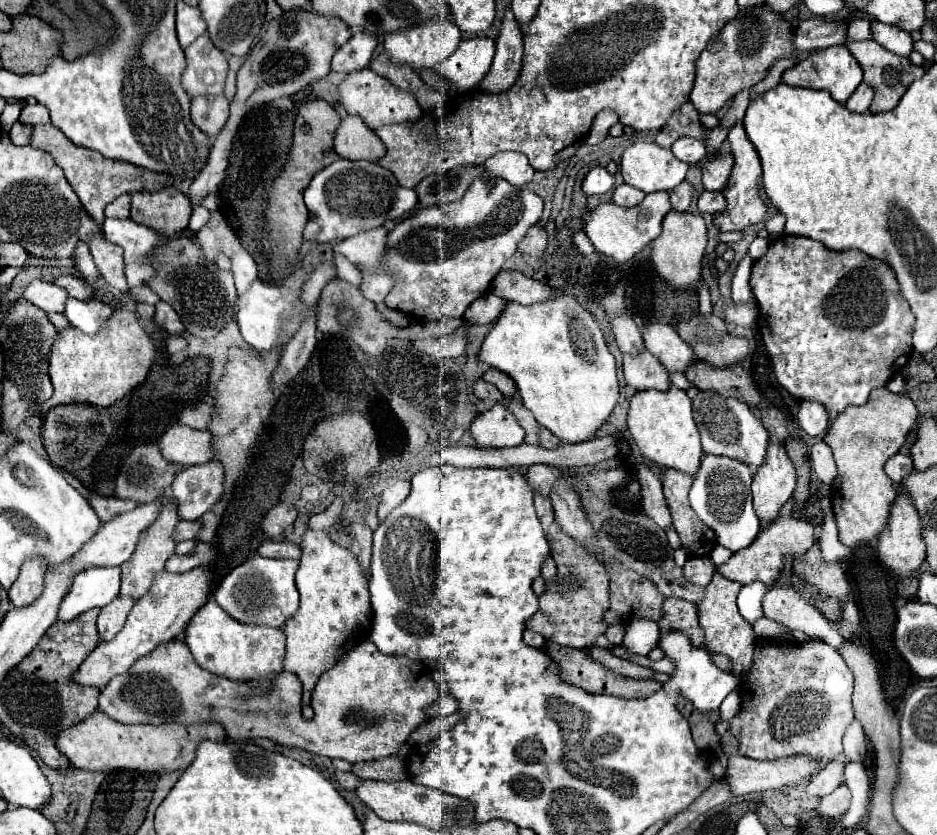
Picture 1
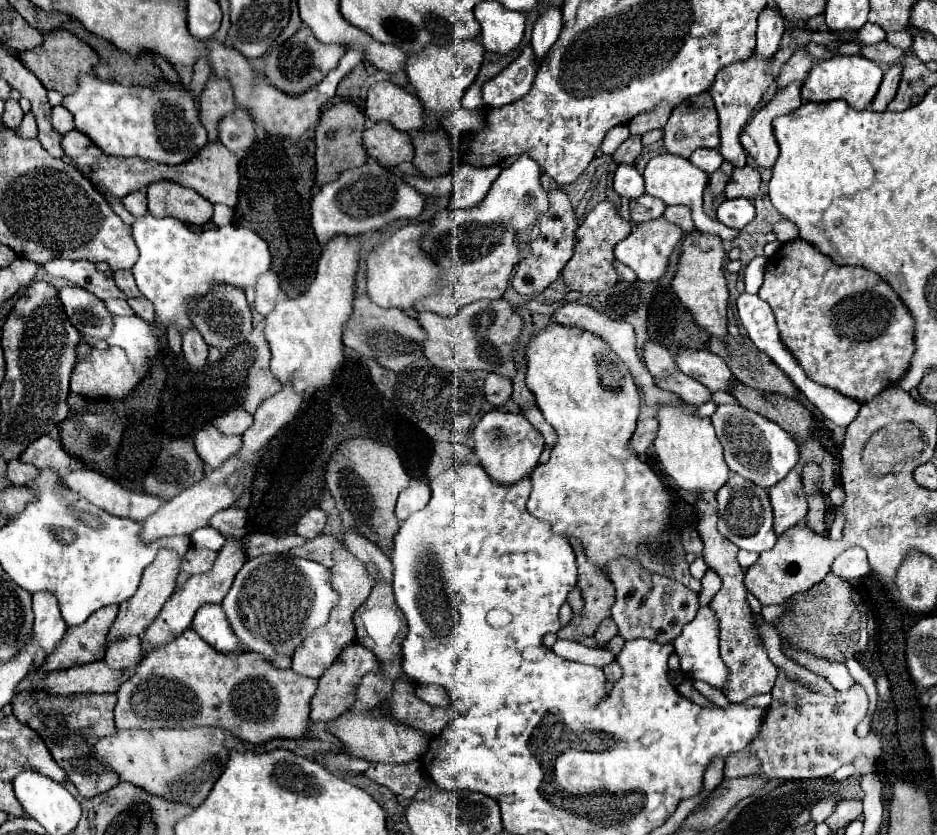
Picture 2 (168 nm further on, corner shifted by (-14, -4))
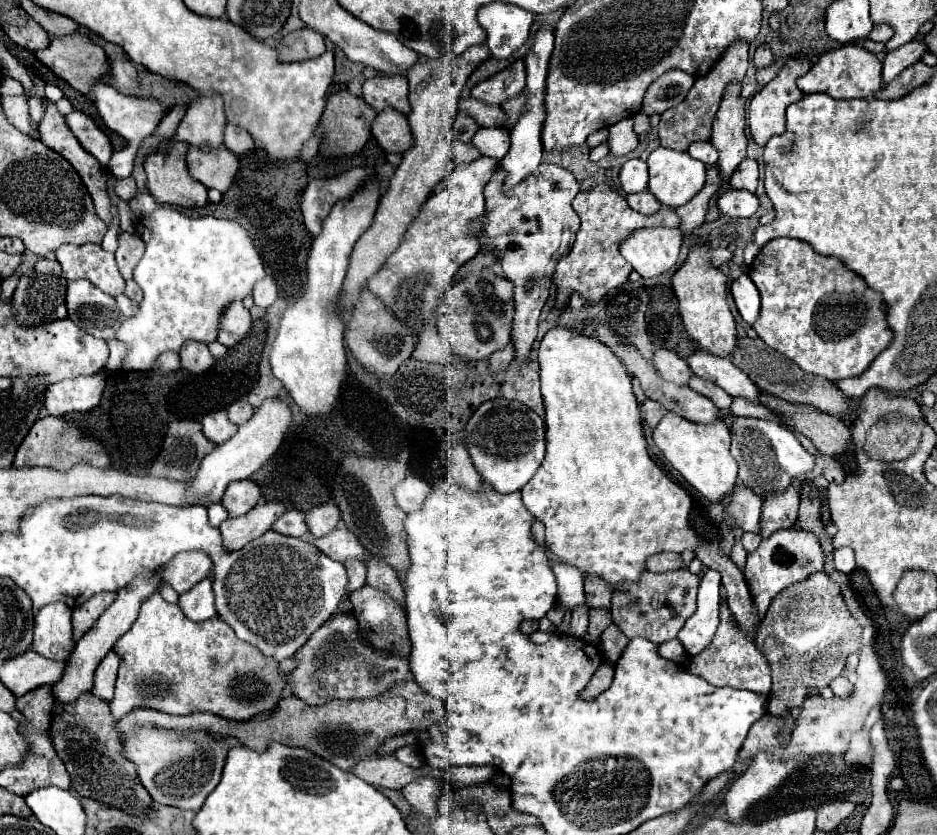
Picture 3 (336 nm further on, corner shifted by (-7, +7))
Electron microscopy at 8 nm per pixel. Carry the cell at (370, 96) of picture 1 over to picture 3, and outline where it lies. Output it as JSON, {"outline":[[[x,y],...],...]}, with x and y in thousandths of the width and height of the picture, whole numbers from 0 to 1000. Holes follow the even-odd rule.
{"outline":[[[402,90],[398,95],[392,95],[387,99],[387,119],[404,135],[411,128],[419,128],[428,135],[436,135],[439,126],[434,119],[436,104],[434,104],[434,92],[422,90],[422,92],[411,92]]]}

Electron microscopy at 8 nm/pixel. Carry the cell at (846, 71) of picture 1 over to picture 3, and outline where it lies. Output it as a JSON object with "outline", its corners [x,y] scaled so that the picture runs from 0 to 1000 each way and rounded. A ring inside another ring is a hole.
{"outline":[[[900,54],[889,61],[883,61],[874,68],[874,73],[866,80],[866,85],[851,95],[851,104],[861,111],[883,111],[889,119],[912,119],[912,116],[927,116],[930,111],[942,104],[940,97],[940,73],[930,61],[921,59],[919,54]]]}

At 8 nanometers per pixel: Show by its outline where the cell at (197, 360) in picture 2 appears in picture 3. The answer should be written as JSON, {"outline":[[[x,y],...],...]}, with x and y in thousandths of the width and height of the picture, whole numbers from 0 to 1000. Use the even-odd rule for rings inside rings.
{"outline":[[[210,408],[197,411],[197,413],[193,416],[193,420],[191,420],[191,428],[193,428],[195,442],[200,442],[202,447],[208,447],[208,449],[219,447],[219,444],[225,442],[227,435],[229,435],[229,430],[227,430],[227,425],[223,423],[221,413],[210,411]]]}

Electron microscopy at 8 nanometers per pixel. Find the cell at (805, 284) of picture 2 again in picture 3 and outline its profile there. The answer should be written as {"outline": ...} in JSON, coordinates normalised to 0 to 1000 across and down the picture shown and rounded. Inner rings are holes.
{"outline":[[[853,286],[821,289],[799,320],[799,332],[812,351],[812,372],[804,394],[827,420],[846,430],[861,447],[898,456],[919,449],[930,432],[953,408],[953,396],[945,384],[945,363],[915,327],[906,325],[893,308],[874,305],[863,291]]]}

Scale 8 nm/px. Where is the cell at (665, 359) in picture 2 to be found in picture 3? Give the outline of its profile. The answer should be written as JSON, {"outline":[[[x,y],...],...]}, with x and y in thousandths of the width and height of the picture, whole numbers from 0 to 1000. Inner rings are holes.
{"outline":[[[701,418],[697,435],[699,435],[699,442],[703,444],[703,449],[710,456],[716,456],[716,459],[723,459],[723,461],[733,461],[737,449],[740,449],[733,432],[727,430],[723,423],[712,420],[712,418]]]}

